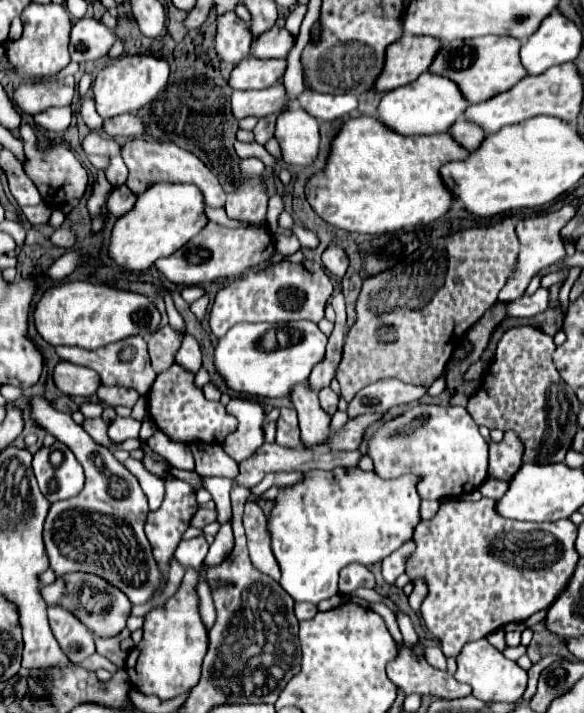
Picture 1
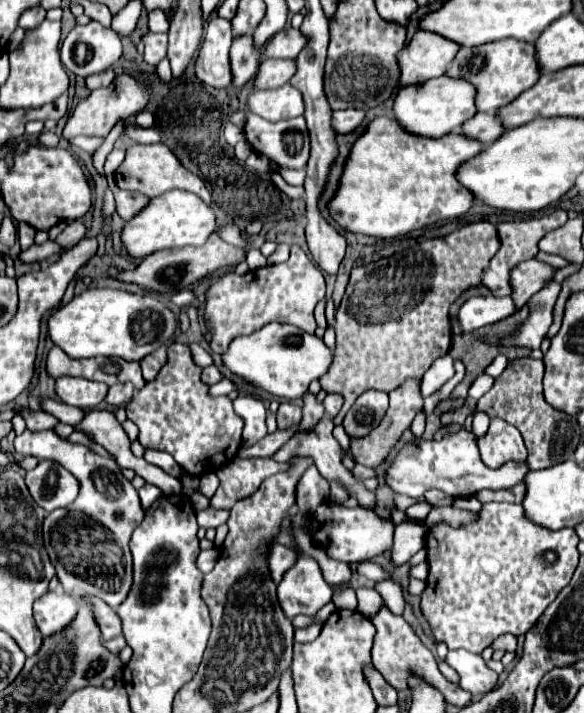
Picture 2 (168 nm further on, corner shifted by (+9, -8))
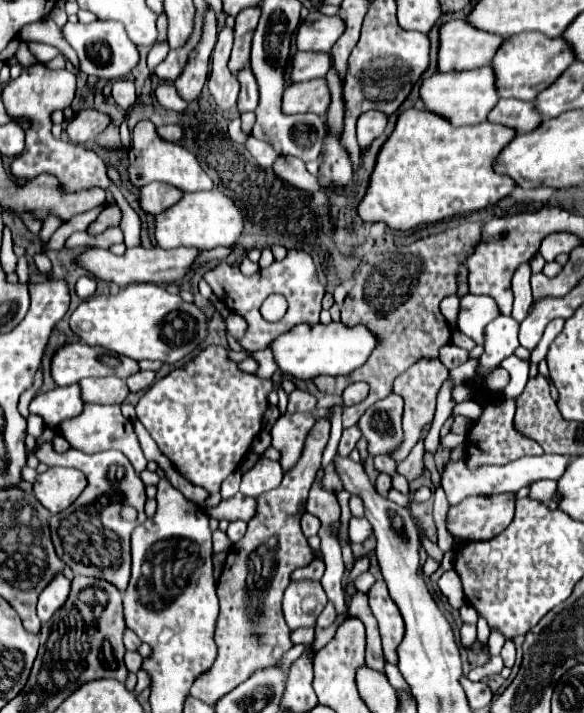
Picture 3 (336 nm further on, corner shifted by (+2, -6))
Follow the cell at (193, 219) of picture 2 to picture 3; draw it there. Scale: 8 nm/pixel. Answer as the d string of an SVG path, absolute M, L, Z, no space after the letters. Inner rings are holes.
M219 189L185 193L179 203L155 217L155 239L161 249L175 247L195 247L215 249L215 247L233 247L243 235L243 215L237 205Z

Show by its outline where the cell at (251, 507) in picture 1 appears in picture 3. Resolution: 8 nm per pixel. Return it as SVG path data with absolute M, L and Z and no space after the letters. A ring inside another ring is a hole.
M313 559L313 561L311 561L311 565L307 565L307 567L303 567L303 569L297 569L297 571L293 571L291 579L293 579L293 581L301 581L301 579L321 581L321 577L323 577L323 571L325 571L325 565L323 565L323 561L319 561L319 559Z

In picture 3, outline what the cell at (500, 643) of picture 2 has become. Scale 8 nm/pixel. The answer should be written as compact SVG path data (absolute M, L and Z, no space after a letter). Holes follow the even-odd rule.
M511 639L505 641L505 645L501 649L501 657L505 661L505 667L513 667L513 663L515 663L515 645L513 645Z

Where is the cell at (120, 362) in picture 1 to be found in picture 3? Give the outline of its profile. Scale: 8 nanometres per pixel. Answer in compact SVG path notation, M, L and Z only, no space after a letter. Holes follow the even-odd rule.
M67 343L51 357L51 377L59 387L79 383L85 377L115 375L127 379L137 371L139 365L133 359L85 343Z

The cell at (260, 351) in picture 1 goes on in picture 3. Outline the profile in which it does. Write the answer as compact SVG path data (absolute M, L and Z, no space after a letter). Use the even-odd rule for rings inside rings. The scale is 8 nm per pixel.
M331 321L327 325L297 325L287 335L281 335L273 341L271 349L275 353L275 361L285 375L293 375L297 379L313 379L317 375L347 375L363 365L373 349L379 345L379 339L371 335L371 329L365 325L347 327L341 321Z

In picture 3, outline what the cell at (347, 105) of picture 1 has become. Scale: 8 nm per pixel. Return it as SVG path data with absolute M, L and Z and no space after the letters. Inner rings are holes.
M379 111L363 113L357 121L357 141L363 151L371 147L371 143L385 131L387 127L387 115Z

